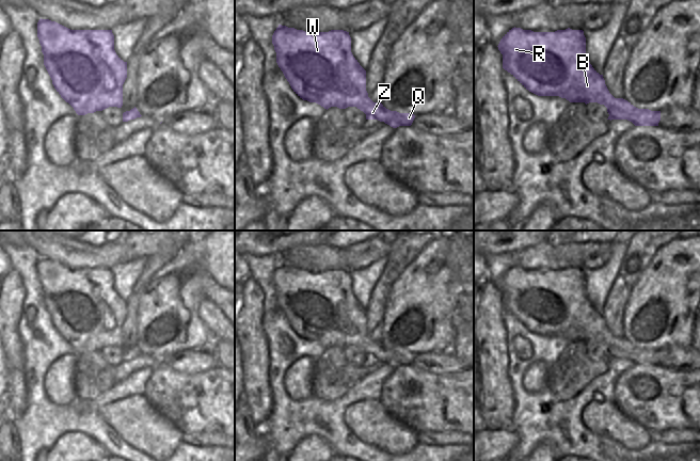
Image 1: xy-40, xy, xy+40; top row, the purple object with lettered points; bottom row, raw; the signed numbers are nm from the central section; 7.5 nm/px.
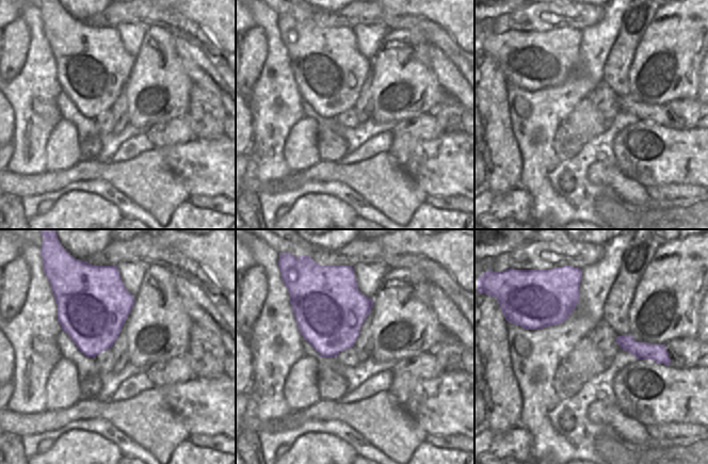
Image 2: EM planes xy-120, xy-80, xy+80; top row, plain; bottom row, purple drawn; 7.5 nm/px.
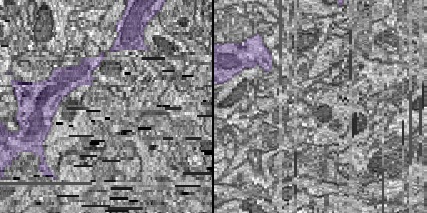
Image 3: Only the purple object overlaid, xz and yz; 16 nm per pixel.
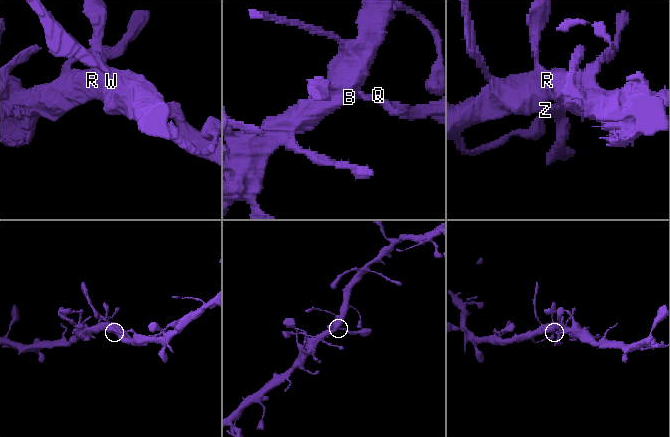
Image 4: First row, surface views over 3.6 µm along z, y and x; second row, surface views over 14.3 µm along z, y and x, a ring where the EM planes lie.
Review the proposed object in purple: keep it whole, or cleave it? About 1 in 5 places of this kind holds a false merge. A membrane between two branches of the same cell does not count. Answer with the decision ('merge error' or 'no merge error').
no merge error

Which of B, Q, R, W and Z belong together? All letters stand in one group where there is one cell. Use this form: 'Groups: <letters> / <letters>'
Groups: B Q R W Z

